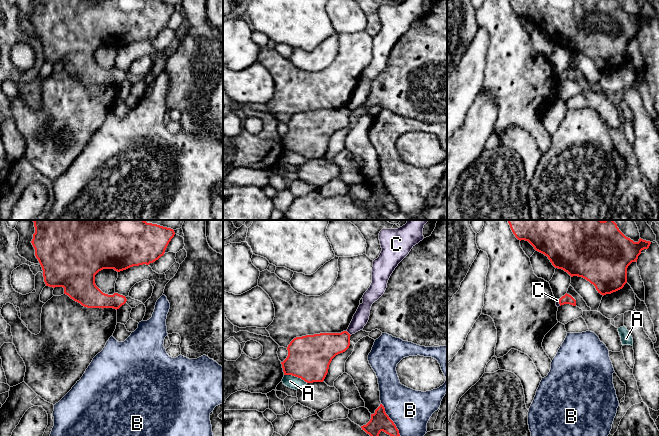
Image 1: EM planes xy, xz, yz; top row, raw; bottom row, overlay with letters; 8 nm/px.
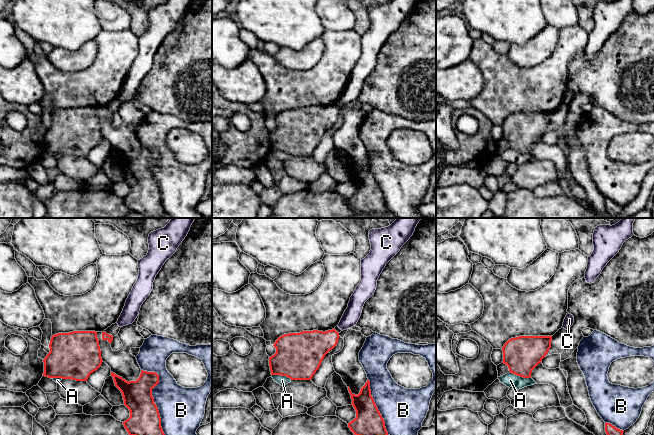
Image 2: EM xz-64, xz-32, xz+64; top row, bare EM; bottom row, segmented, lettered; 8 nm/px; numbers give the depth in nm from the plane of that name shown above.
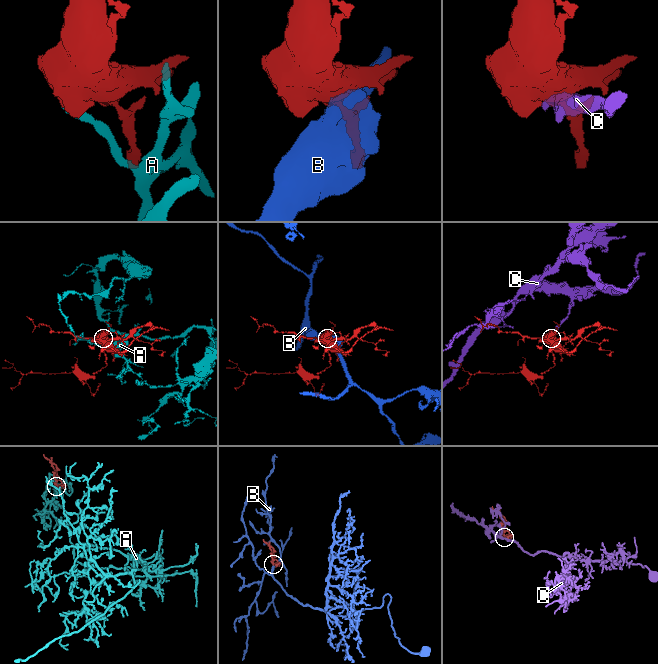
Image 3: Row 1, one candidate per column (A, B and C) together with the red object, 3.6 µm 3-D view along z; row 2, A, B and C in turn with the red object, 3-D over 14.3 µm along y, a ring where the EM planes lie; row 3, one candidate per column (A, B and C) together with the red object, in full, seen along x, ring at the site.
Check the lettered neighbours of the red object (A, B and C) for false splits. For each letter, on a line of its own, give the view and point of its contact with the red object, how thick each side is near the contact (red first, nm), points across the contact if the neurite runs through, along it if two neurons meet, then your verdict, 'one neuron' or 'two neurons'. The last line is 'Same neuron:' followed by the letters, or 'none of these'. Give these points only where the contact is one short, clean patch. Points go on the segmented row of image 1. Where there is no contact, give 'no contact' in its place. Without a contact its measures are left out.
A: meets red in xz at (296, 376); 340 nm thick on the red side, 100 nm on the other; two neurons
B: meets red in xz at (390, 419); 160 nm thick on the red side, 340 nm on the other; two neurons
C: meets red in xz at (348, 333); 240 nm thick on the red side, 120 nm on the other; border along xz (346, 330), (350, 335); two neurons
Same neuron: none of these

